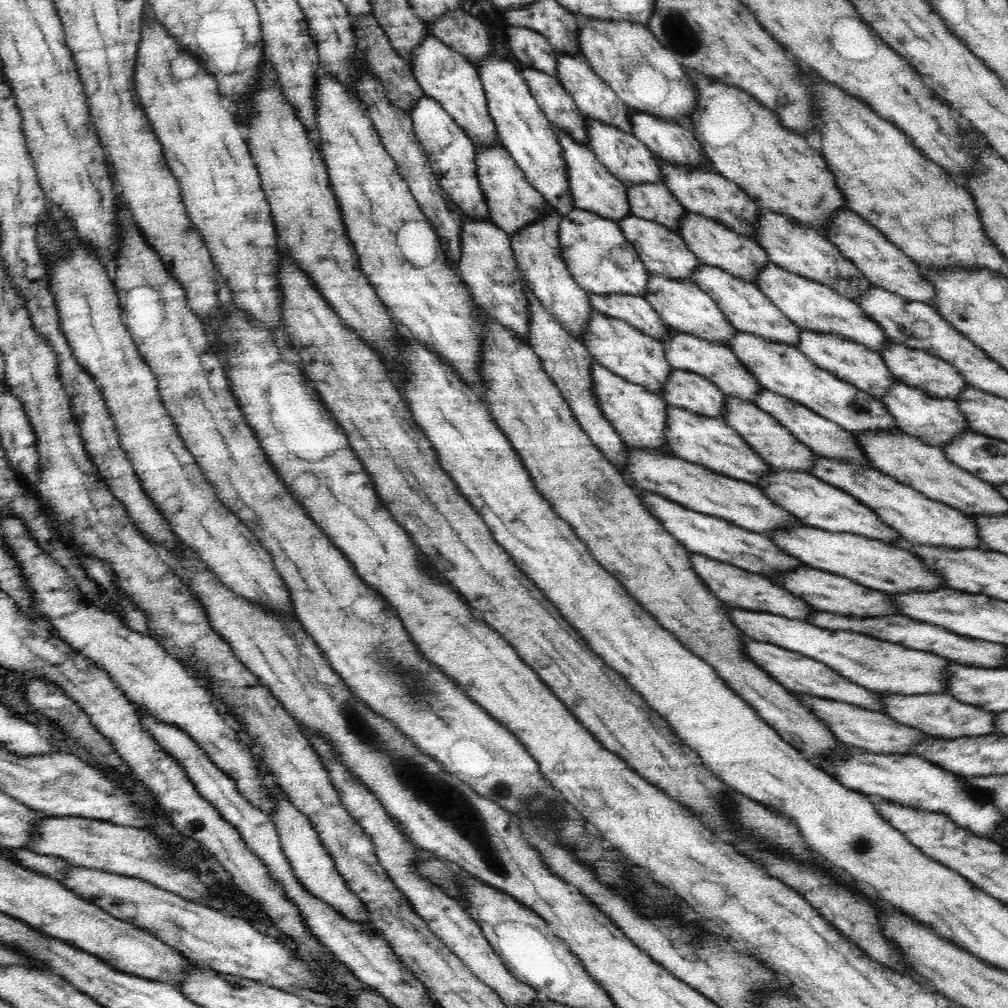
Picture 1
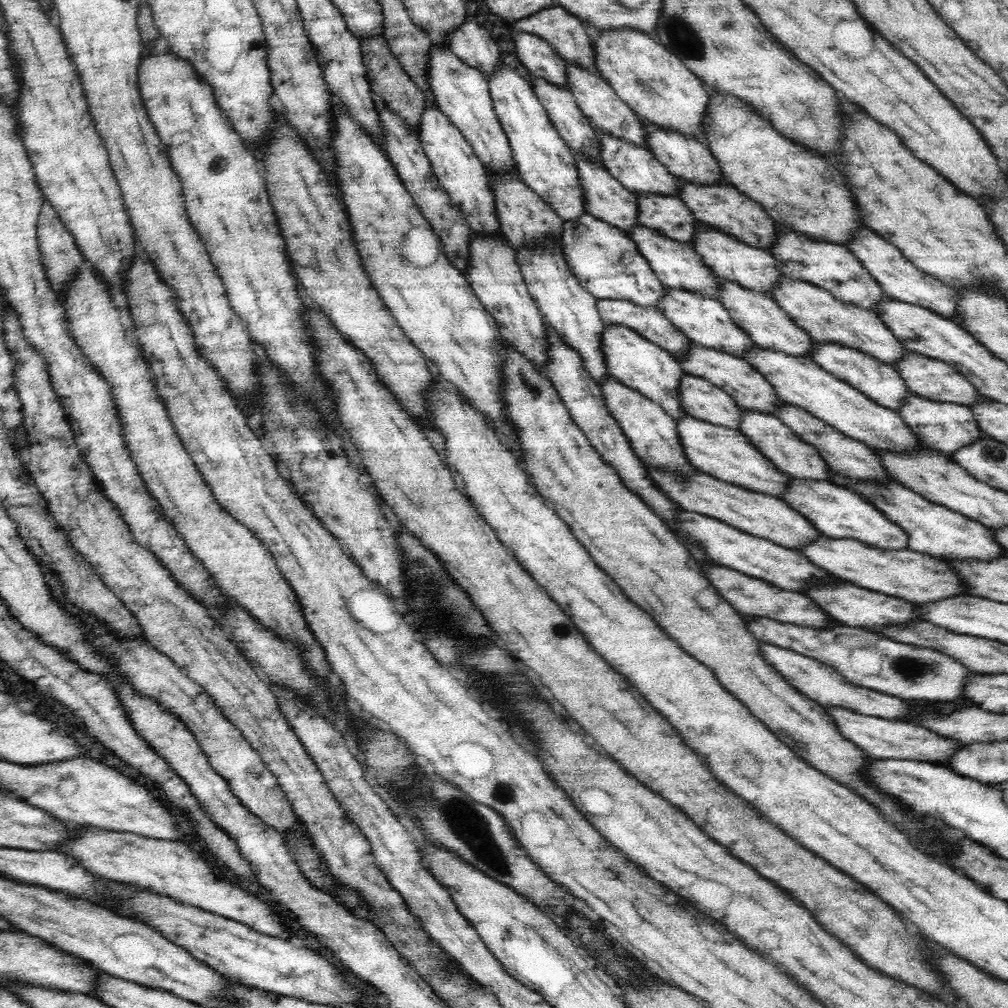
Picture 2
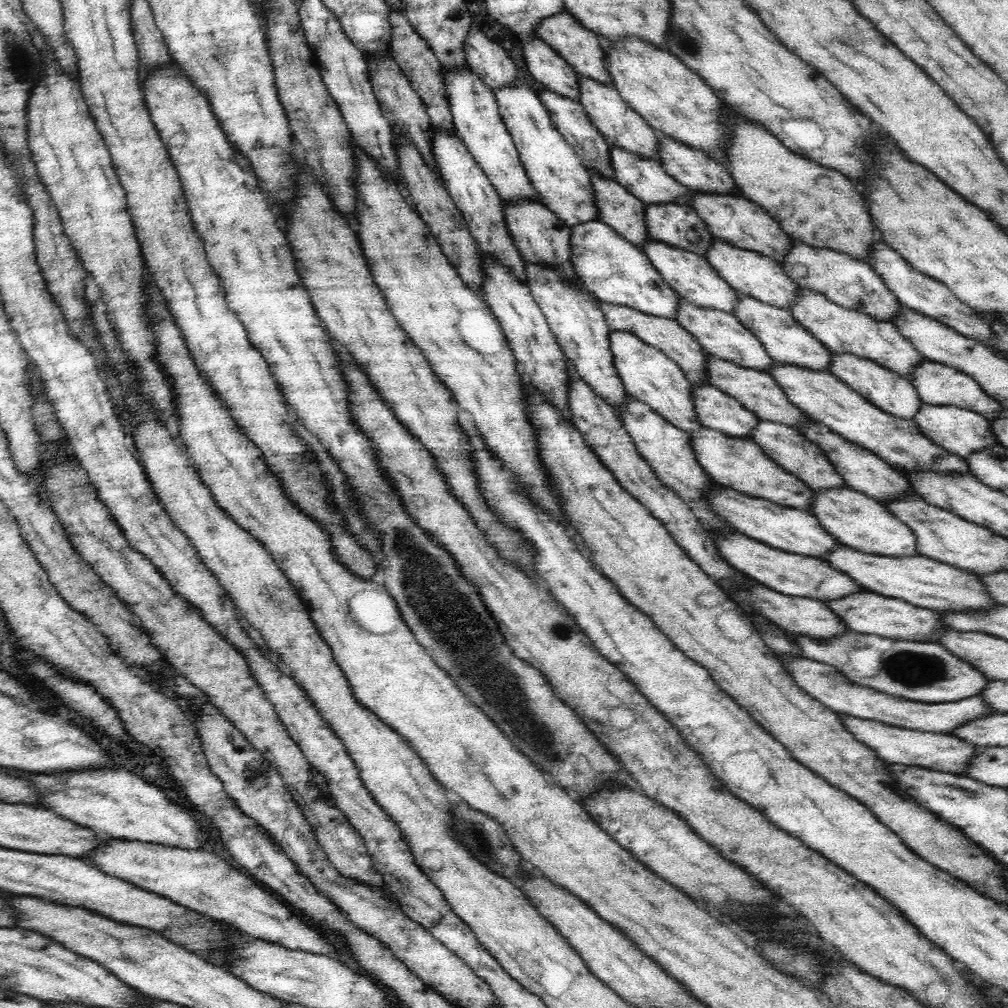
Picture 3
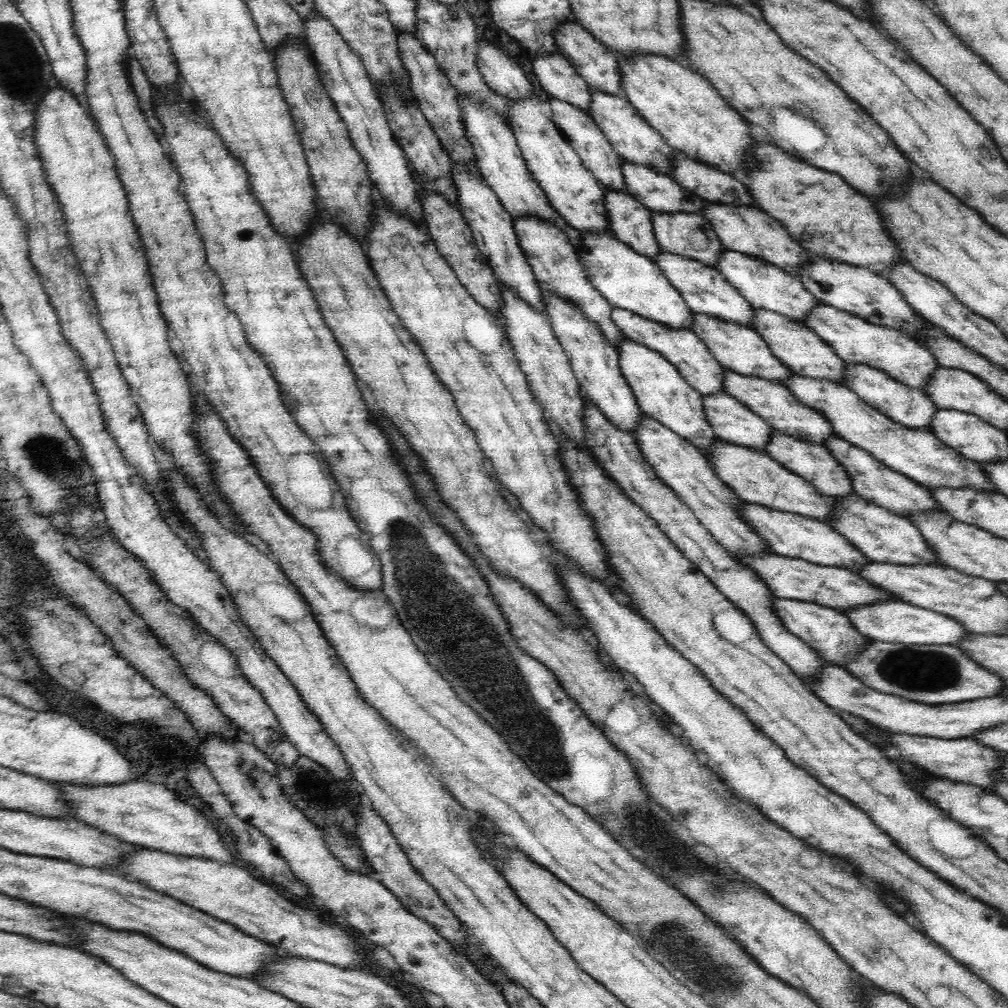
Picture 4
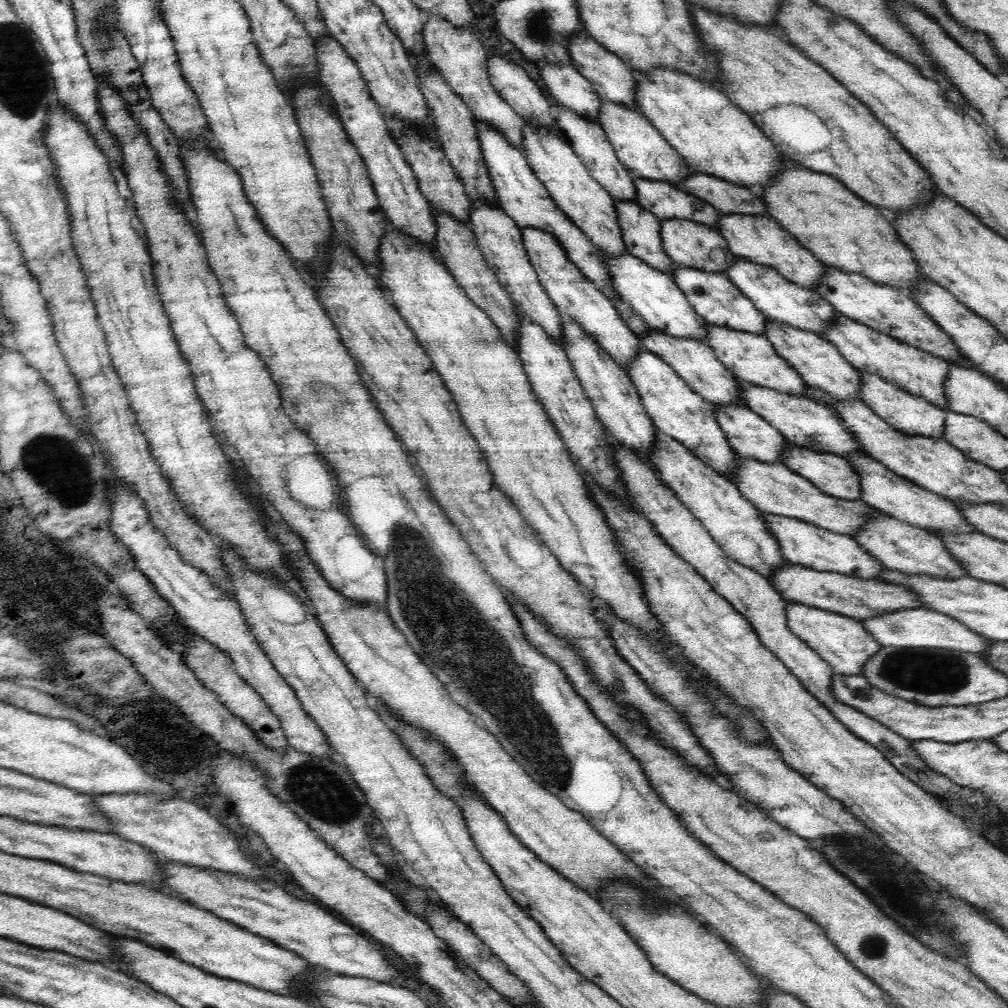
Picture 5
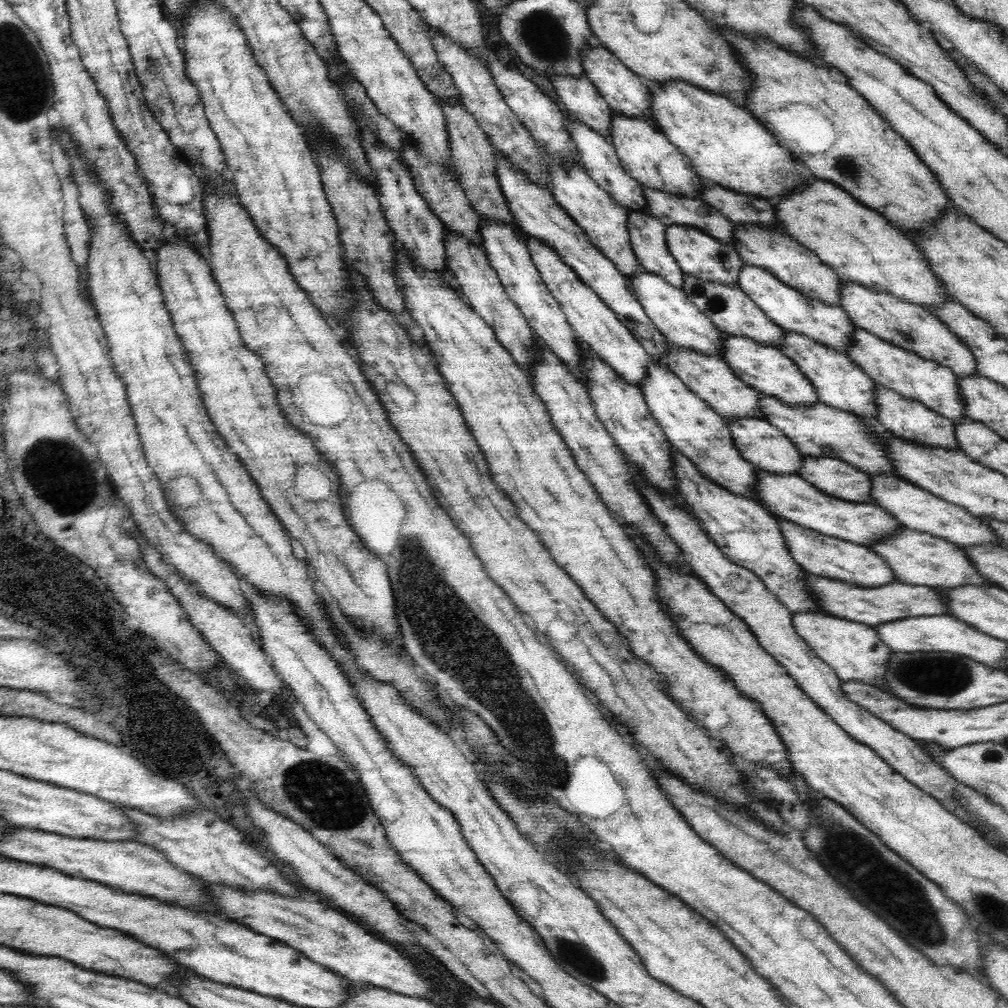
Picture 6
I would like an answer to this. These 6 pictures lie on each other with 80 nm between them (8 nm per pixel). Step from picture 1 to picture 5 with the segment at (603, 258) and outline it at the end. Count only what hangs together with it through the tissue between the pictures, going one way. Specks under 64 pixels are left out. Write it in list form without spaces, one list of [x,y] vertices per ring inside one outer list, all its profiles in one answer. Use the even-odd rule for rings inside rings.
[[[606,253],[602,255],[607,260],[613,280],[613,289],[619,298],[629,308],[635,310],[652,329],[656,329],[664,335],[670,335],[670,337],[692,339],[709,346],[707,344],[708,322],[696,314],[695,308],[688,302],[686,295],[678,288],[672,277],[652,269],[644,261],[630,253],[624,253],[619,257],[608,257]]]

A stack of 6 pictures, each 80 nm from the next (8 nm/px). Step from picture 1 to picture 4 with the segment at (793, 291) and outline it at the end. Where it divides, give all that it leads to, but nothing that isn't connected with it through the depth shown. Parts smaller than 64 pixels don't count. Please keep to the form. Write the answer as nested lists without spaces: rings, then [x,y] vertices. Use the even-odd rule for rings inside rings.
[[[820,303],[805,320],[824,342],[845,362],[876,368],[889,378],[910,388],[924,392],[932,382],[933,374],[940,368],[936,357],[921,344],[900,332],[868,323],[848,312]]]

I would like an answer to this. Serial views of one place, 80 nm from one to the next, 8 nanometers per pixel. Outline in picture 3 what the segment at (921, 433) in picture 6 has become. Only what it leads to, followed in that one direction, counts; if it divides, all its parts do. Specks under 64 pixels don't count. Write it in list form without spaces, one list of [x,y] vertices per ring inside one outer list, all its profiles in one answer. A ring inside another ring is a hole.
[[[833,354],[831,359],[833,376],[861,397],[864,397],[864,400],[896,418],[915,422],[915,416],[919,413],[924,402],[909,380],[901,378],[898,374],[876,364],[876,361],[862,359],[862,357]]]

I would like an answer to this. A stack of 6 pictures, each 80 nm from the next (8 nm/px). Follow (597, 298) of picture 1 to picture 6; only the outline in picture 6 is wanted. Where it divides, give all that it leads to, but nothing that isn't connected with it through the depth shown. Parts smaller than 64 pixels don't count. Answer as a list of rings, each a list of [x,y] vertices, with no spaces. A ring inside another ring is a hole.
[[[670,344],[667,361],[671,370],[681,382],[692,392],[695,392],[726,422],[735,421],[736,419],[767,420],[759,403],[759,392],[740,380],[723,358],[698,355],[694,351],[681,349]]]

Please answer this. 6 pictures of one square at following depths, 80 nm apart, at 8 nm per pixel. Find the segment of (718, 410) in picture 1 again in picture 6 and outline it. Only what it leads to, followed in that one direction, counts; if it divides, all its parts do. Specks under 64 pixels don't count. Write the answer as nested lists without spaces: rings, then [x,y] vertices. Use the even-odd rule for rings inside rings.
[[[736,419],[728,421],[734,444],[744,460],[751,462],[760,471],[774,475],[798,475],[804,455],[796,445],[779,429],[764,419]]]

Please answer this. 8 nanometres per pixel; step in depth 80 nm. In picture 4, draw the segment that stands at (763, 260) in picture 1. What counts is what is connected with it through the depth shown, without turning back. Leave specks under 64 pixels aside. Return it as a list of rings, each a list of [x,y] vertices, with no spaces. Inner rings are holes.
[[[726,249],[718,259],[716,268],[722,276],[753,306],[754,309],[768,310],[804,324],[811,312],[822,301],[818,300],[803,285],[803,282],[780,270],[777,266],[740,252]]]

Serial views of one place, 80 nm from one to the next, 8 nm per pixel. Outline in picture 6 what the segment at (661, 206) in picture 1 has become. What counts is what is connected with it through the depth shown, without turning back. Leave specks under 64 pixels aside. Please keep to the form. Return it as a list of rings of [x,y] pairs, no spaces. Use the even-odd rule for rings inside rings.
[[[676,225],[666,227],[666,241],[668,242],[668,251],[672,253],[686,276],[706,282],[738,285],[739,287],[739,272],[744,264],[740,255],[733,248],[721,244],[718,240],[712,239],[712,236],[707,236],[698,229]]]

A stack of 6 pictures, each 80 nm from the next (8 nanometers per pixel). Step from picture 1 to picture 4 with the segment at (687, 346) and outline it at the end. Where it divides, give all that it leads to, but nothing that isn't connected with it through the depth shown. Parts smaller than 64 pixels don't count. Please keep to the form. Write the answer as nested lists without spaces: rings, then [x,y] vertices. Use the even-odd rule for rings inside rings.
[[[725,369],[726,382],[724,382],[725,392],[737,398],[748,410],[761,416],[772,429],[776,429],[796,440],[819,444],[825,446],[825,442],[832,437],[840,437],[833,431],[832,425],[827,421],[827,417],[815,408],[810,408],[807,404],[802,404],[790,389],[780,384],[771,384],[766,380],[757,380],[747,376],[738,375],[730,369]]]

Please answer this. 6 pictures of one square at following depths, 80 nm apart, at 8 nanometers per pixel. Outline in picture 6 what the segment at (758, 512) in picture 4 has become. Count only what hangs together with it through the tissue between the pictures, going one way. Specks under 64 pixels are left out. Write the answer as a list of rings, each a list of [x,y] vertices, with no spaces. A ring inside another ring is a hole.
[[[780,519],[779,525],[792,558],[810,575],[859,588],[884,588],[897,581],[888,563],[868,547],[821,535],[786,519]]]

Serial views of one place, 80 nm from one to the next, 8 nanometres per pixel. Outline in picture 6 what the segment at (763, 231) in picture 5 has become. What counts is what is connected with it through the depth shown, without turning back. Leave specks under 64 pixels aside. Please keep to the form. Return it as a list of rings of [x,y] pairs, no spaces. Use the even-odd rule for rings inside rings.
[[[734,225],[733,232],[735,252],[740,255],[744,265],[763,268],[801,295],[841,308],[841,278],[816,254],[795,242],[786,232],[764,231],[762,227],[752,225]]]

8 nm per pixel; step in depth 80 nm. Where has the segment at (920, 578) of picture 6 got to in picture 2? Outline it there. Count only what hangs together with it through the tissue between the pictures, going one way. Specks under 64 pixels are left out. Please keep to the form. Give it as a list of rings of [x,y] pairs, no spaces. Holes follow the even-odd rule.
[[[792,479],[783,500],[788,506],[795,508],[802,516],[811,521],[812,526],[825,537],[831,539],[856,540],[866,547],[888,551],[909,549],[908,533],[900,525],[888,520],[880,509],[870,500],[860,496],[845,486],[835,485],[828,481],[808,481]]]

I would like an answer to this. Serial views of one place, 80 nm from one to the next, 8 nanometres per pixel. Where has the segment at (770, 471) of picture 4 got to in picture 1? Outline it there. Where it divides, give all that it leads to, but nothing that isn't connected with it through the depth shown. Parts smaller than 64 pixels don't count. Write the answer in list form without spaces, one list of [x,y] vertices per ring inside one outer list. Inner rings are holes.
[[[667,406],[666,411],[665,437],[676,457],[698,464],[718,475],[761,488],[761,482],[769,475],[771,467],[731,426],[722,419],[700,416],[681,408]]]

